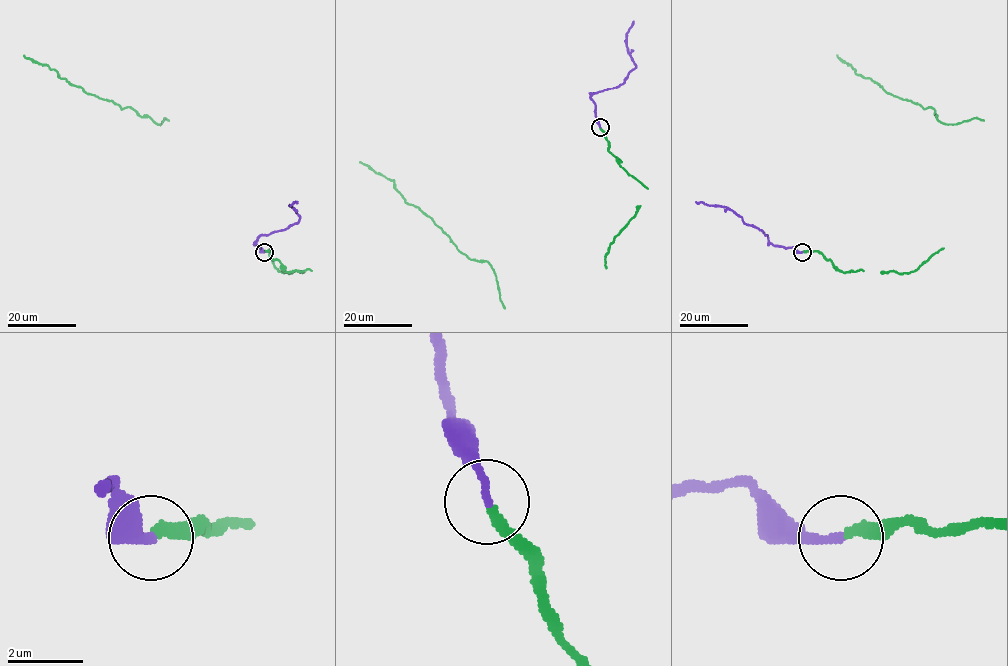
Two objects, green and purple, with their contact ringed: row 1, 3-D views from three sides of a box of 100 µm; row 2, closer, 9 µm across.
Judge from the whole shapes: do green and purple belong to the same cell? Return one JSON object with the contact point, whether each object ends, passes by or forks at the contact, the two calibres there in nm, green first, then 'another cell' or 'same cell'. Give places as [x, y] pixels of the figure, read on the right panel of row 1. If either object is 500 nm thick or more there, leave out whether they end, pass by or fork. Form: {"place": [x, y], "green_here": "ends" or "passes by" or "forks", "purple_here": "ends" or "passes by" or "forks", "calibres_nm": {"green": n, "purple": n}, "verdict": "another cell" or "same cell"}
{"place": [802, 252], "green_here": "ends", "purple_here": "ends", "calibres_nm": {"green": 280, "purple": 200}, "verdict": "same cell"}

